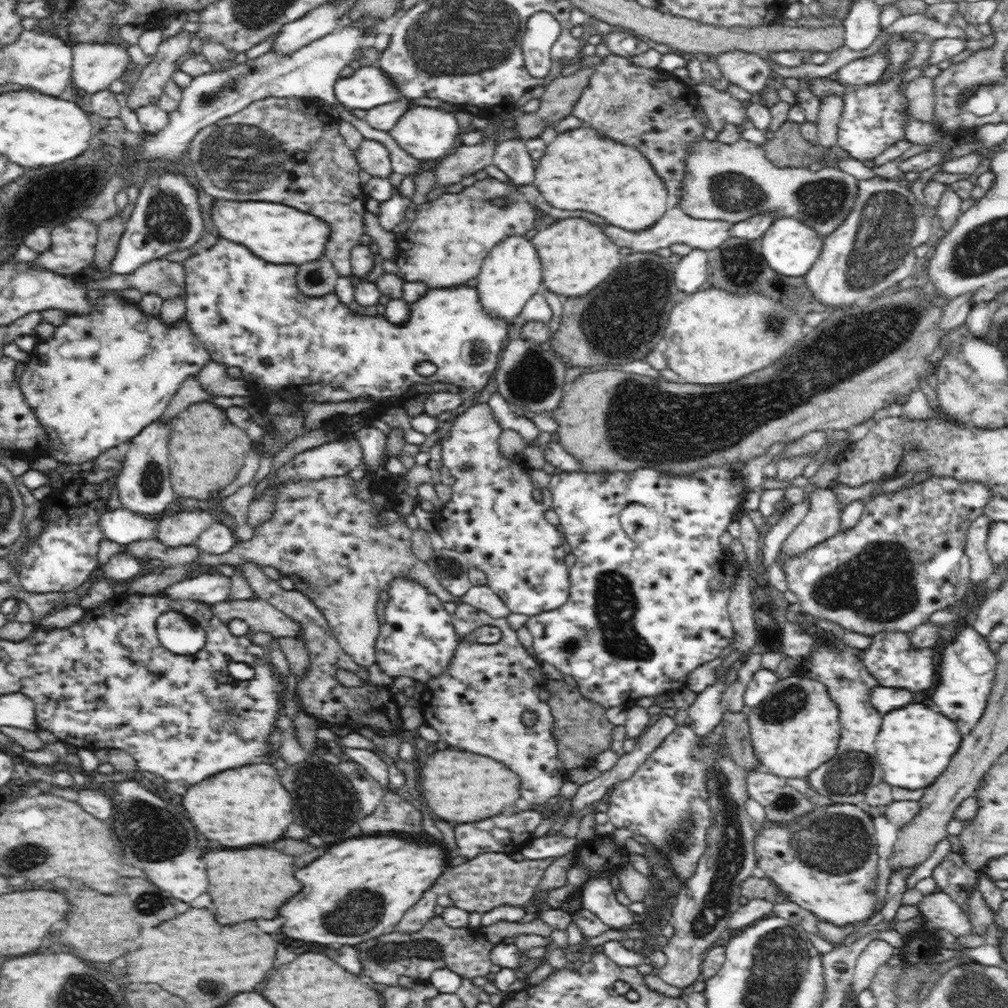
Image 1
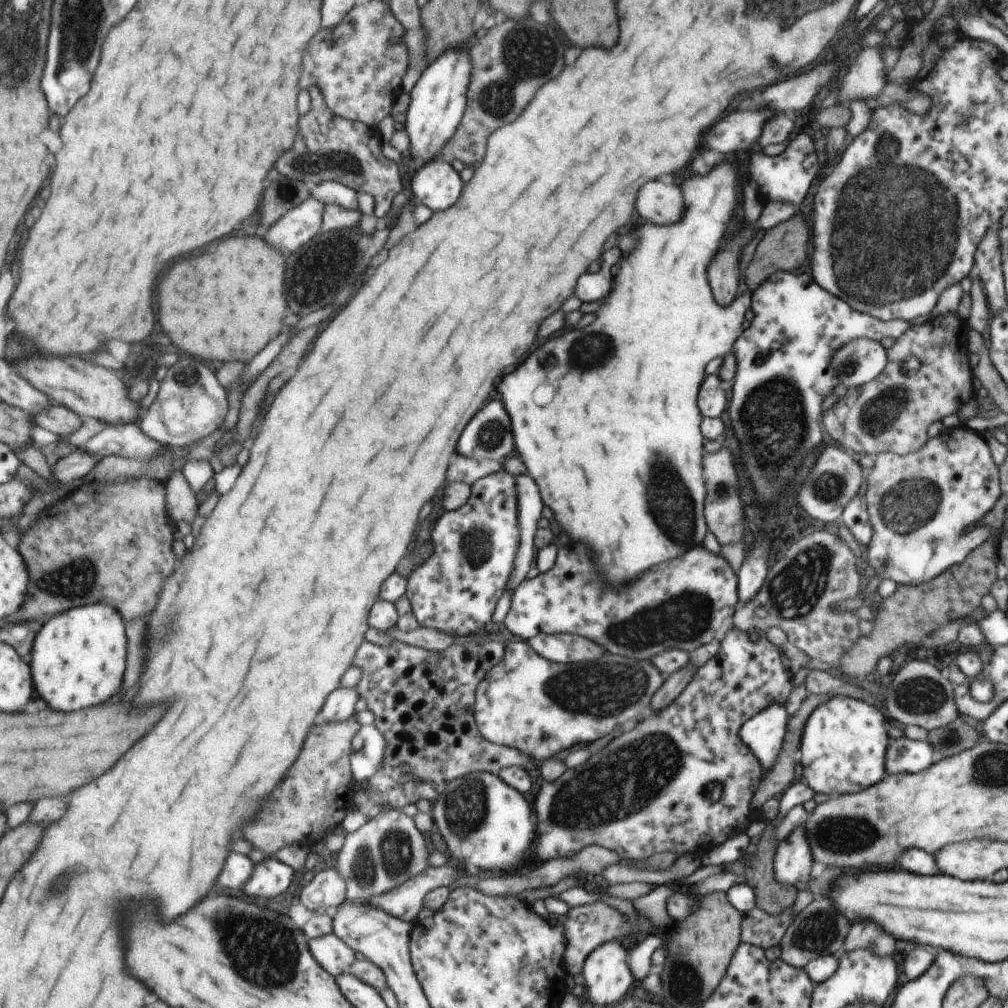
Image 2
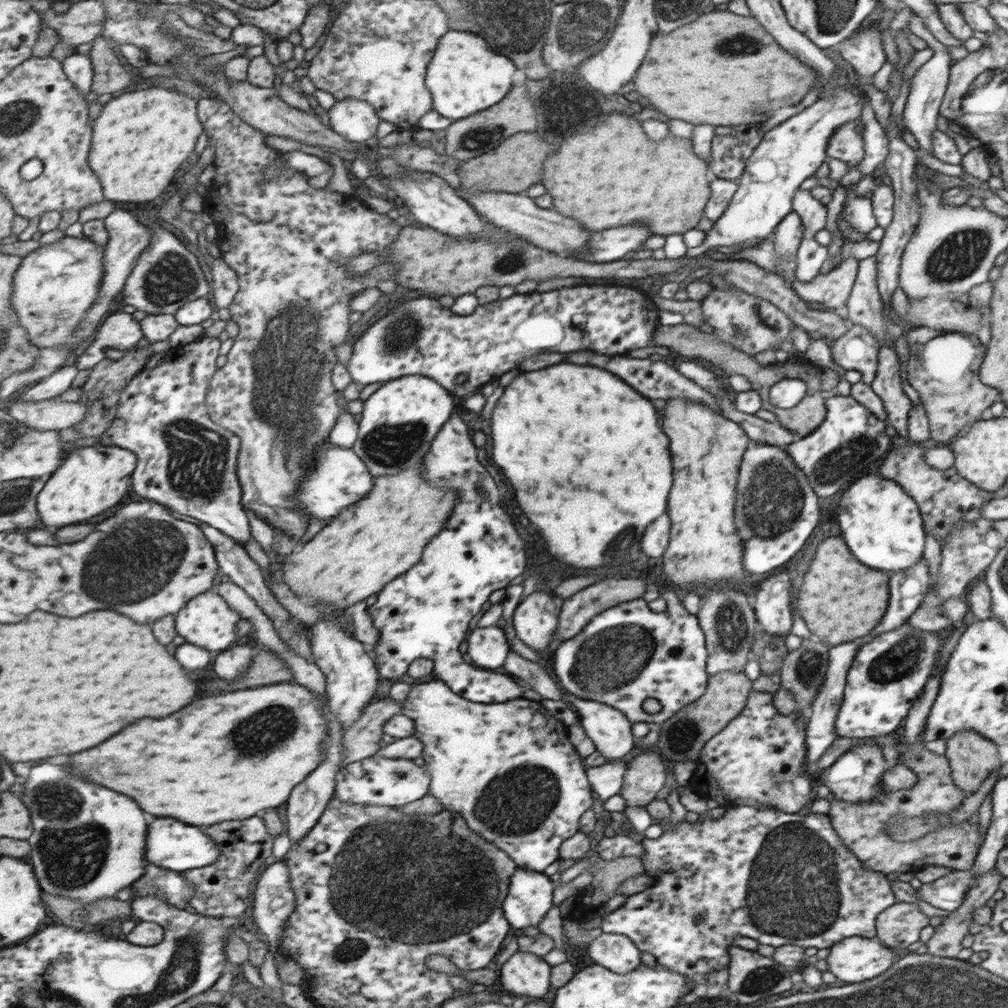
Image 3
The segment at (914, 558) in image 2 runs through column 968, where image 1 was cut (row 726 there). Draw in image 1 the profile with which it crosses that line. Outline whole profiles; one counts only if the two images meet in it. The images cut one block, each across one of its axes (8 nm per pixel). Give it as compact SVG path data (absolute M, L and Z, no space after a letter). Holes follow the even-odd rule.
M460 603L457 605L454 613L451 614L451 622L454 625L454 632L458 635L458 648L454 650L454 656L451 657L450 664L447 668L439 673L438 676L430 676L430 680L426 680L425 686L422 688L421 696L418 696L417 702L421 707L422 716L424 716L424 722L428 726L436 729L439 736L446 744L449 744L450 749L466 750L466 752L474 752L474 754L482 754L488 758L494 758L502 764L505 764L512 772L515 772L520 779L519 793L524 800L527 800L530 804L542 805L546 804L546 801L552 796L559 796L559 790L562 785L568 781L568 771L564 769L564 765L560 761L560 757L557 753L557 738L552 735L554 728L554 717L552 716L550 707L546 700L542 700L542 690L546 688L546 675L542 673L540 662L534 660L534 657L530 656L530 653L524 649L518 637L516 636L516 630L512 629L505 618L492 618L484 610L478 610L474 606L470 606L466 603ZM480 626L496 626L502 633L501 639L495 644L481 644L478 642L469 642L464 640L464 636L472 634L476 628Z

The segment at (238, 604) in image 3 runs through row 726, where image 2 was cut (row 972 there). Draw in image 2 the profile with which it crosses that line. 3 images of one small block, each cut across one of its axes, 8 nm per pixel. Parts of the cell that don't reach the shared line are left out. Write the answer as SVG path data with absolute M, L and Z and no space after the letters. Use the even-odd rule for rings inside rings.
M335 933L312 939L311 950L320 965L336 978L349 971L356 960L352 946Z

